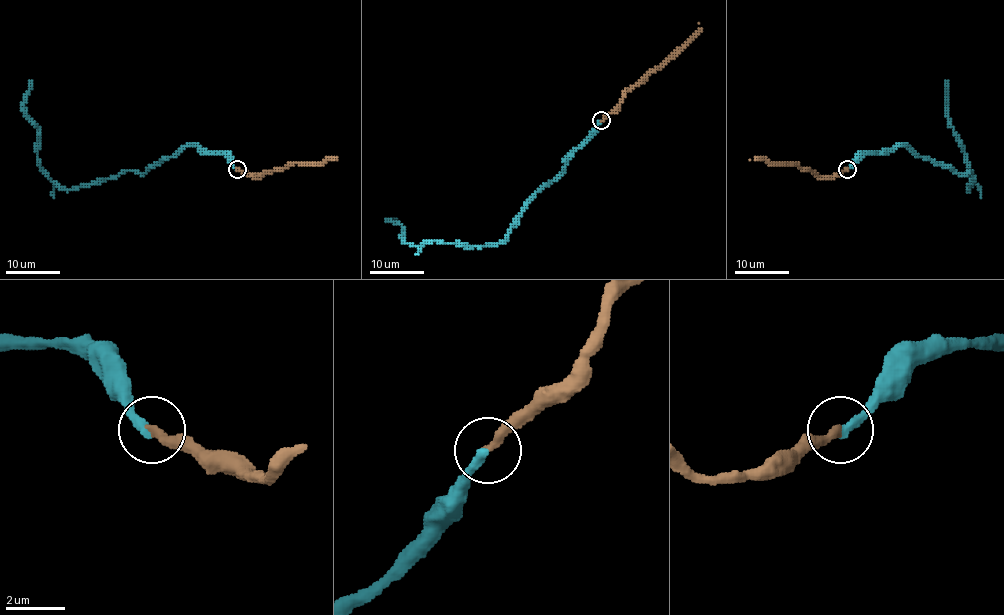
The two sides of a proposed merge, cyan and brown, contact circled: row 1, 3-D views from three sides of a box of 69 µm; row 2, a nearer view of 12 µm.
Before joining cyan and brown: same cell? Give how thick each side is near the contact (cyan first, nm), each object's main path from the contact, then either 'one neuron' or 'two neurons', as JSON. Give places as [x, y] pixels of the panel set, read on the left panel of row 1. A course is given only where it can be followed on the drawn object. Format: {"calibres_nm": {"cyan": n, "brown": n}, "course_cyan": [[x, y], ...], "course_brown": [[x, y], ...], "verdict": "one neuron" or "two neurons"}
{"calibres_nm": {"cyan": 340, "brown": 300}, "course_cyan": [[237, 168], [189, 144], [144, 174], [61, 189], [38, 159], [38, 129], [24, 107], [31, 80]], "course_brown": [[237, 168], [258, 178], [264, 172], [295, 163], [324, 163], [335, 159]], "verdict": "one neuron"}

